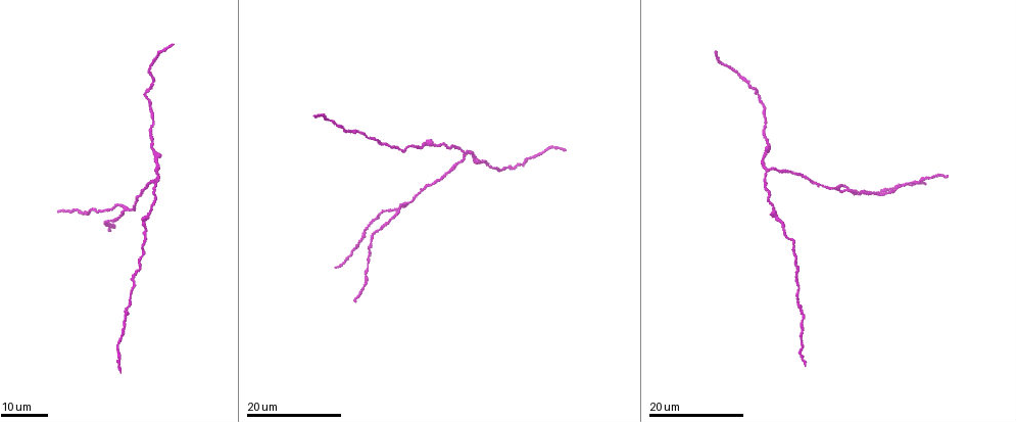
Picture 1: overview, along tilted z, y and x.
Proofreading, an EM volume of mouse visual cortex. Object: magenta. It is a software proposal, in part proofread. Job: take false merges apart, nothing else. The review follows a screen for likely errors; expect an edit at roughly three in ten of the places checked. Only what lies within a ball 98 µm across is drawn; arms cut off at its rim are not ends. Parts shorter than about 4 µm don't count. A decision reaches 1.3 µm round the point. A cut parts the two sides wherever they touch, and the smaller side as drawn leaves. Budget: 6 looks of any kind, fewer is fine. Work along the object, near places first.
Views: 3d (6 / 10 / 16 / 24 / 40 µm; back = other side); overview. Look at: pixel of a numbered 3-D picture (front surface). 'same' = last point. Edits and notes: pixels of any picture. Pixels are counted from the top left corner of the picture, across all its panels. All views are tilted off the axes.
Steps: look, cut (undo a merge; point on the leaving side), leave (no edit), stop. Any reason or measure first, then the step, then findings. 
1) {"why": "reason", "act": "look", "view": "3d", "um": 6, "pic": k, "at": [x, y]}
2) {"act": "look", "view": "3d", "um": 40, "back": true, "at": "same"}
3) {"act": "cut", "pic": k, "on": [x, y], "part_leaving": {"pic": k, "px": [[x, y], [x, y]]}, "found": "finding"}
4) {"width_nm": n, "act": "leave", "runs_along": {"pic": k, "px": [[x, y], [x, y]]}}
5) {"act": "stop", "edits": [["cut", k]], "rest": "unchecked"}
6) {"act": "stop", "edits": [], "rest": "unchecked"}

{"why": "branch point", "act": "look", "view": "3d", "um": 24, "pic": 1, "at": [405, 203]}

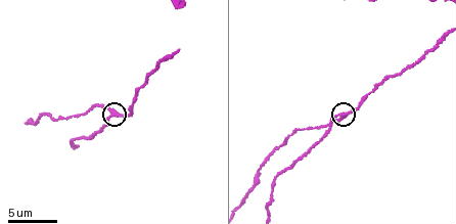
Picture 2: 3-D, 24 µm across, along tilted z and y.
{"why": "zoom in", "act": "look", "view": "3d", "um": 10, "pic": 2, "at": [111, 113]}

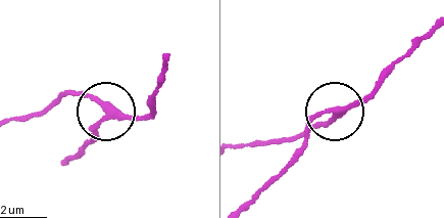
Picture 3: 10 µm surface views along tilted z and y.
{"arms": 3, "act": "leave", "found": "continuous, no second neuron"}

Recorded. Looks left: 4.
{"why": "branch point", "act": "look", "view": "3d", "um": 24, "pic": 1, "at": [157, 177]}

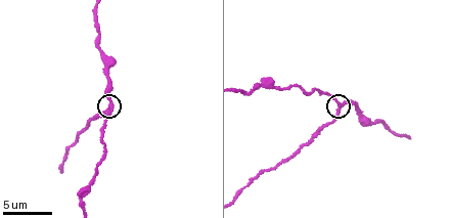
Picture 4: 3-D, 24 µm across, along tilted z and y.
{"act": "look", "view": "3d", "um": 6, "pic": 4, "at": [109, 103]}

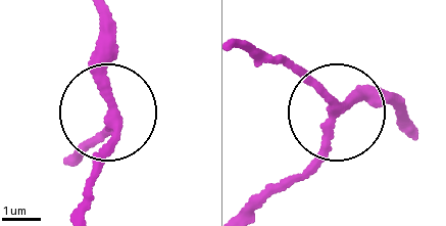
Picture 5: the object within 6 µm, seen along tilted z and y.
{"width_nm": 210, "act": "leave", "runs_along": {"pic": 5, "px": [[98, 148], [115, 127], [104, 99], [101, 27]]}, "found": "one neuron here"}

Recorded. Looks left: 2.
{"why": "narrows sharply", "act": "look", "view": "3d", "um": 16, "pic": 4, "at": [248, 186]}

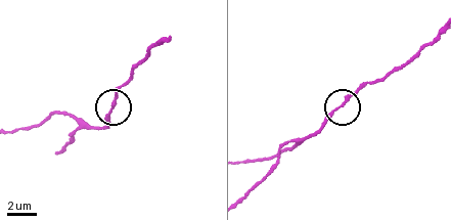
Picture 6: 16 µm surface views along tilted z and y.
{"act": "look", "view": "3d", "um": 6, "pic": 6, "at": [342, 103]}

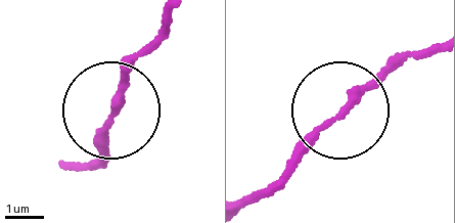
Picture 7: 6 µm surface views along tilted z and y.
{"act": "leave", "found": "one neuron here"}

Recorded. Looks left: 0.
{"act": "stop", "edits": [], "rest": "unchecked"}

